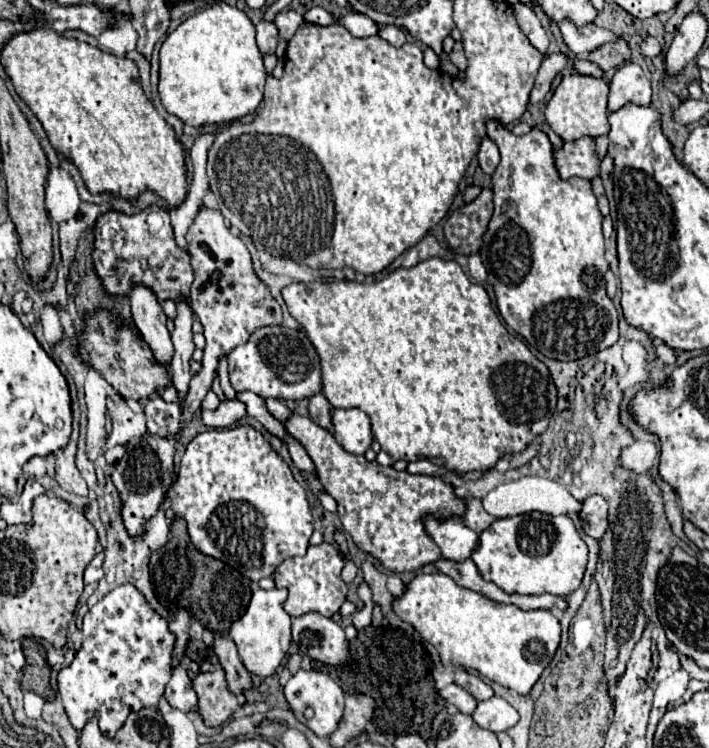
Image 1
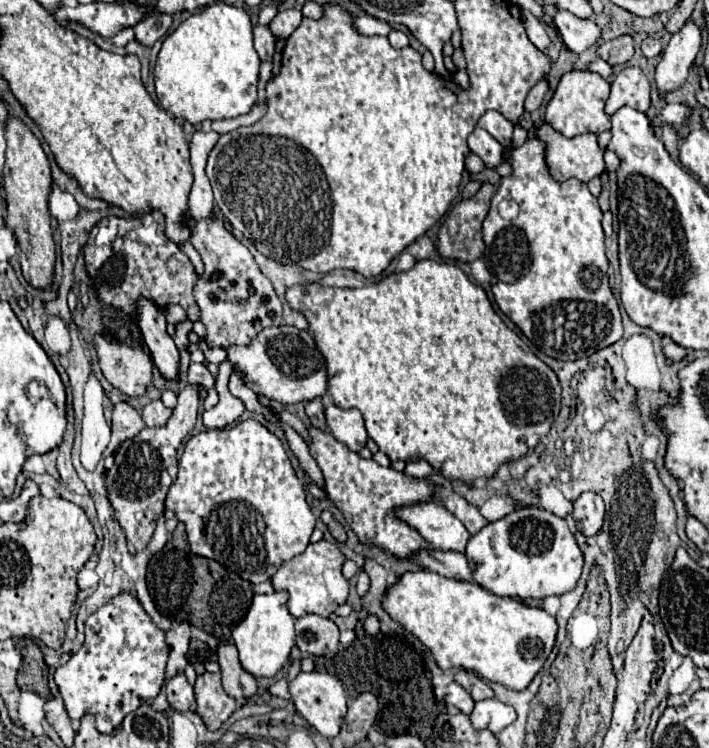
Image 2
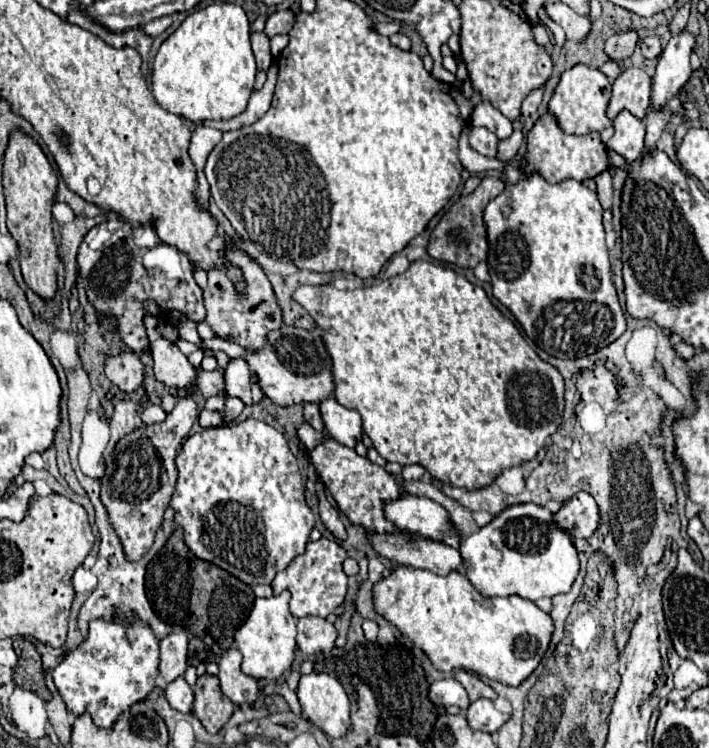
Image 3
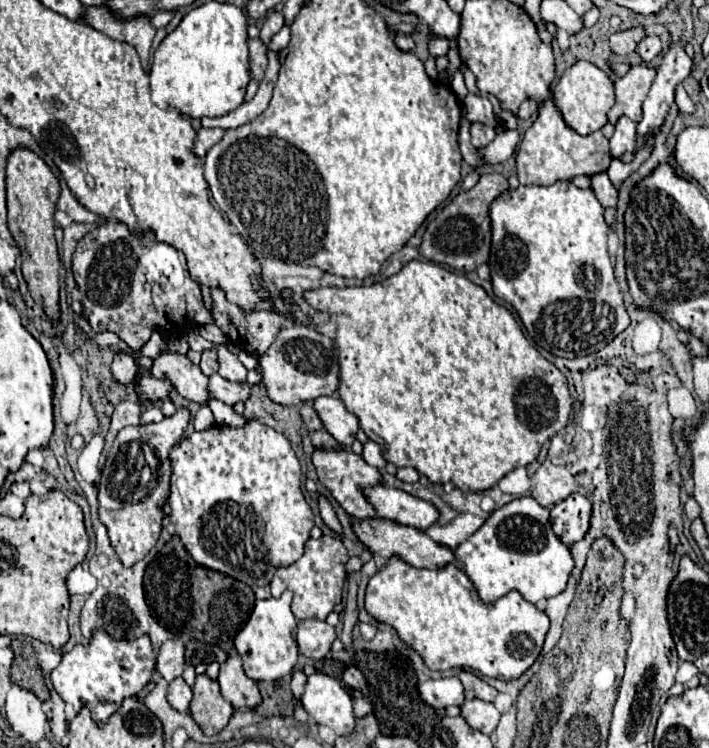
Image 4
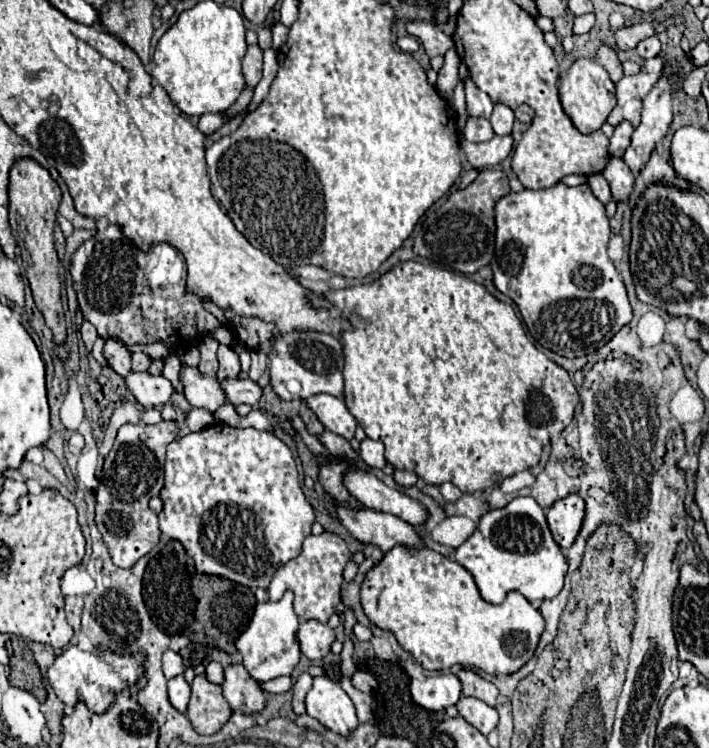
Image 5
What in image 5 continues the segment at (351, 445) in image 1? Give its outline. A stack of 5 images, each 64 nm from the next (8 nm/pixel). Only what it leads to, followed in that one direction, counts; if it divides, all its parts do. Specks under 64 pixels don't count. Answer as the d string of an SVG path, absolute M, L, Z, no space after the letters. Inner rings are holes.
M314 394L306 400L308 408L318 416L318 420L324 424L326 430L344 436L346 440L354 438L356 420L348 412L342 398L336 398L332 394Z

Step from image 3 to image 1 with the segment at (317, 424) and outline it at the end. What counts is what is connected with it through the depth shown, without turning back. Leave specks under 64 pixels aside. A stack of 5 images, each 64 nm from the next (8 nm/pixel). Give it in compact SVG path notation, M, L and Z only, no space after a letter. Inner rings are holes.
M316 394L316 396L310 398L308 412L310 412L312 422L316 422L318 426L322 426L322 428L326 428L326 430L332 430L332 422L330 422L330 404L328 404L328 400L326 400L324 394Z

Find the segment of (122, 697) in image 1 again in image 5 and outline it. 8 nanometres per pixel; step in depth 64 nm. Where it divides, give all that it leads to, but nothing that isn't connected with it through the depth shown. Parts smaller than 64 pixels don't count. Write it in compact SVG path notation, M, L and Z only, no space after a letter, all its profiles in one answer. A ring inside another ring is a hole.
M76 646L64 650L60 656L56 656L54 664L48 668L46 678L50 682L50 686L54 688L56 696L68 704L74 706L76 700L84 700L86 706L92 712L104 712L104 708L108 708L108 704L112 704L114 694L120 692L122 688L130 688L132 684L138 682L138 678L142 678L144 674L144 656L116 656L112 652L84 652Z

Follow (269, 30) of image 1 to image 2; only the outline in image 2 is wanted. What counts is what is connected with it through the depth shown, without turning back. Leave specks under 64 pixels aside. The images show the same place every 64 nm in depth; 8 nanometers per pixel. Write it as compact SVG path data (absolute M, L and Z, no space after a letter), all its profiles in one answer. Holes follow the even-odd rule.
M256 26L254 28L254 48L260 56L260 60L272 60L274 54L274 34L268 26Z

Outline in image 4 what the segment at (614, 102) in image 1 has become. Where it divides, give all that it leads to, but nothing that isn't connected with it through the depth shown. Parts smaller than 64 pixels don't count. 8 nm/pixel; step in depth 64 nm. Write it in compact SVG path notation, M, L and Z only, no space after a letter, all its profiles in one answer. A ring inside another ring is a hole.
M632 66L632 70L614 82L616 86L616 104L608 112L608 122L616 124L620 116L628 116L634 122L640 122L642 102L648 94L658 66Z

